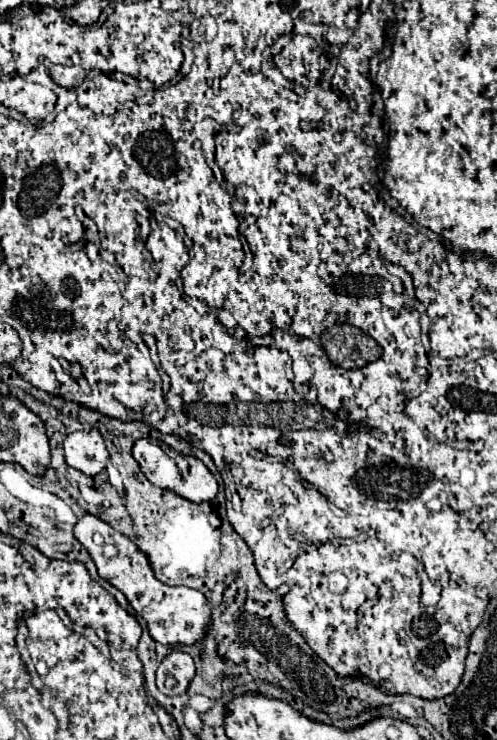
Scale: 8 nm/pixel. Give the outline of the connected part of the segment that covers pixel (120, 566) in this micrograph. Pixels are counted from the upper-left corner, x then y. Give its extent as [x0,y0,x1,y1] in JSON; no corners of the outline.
[75,512,211,646]

